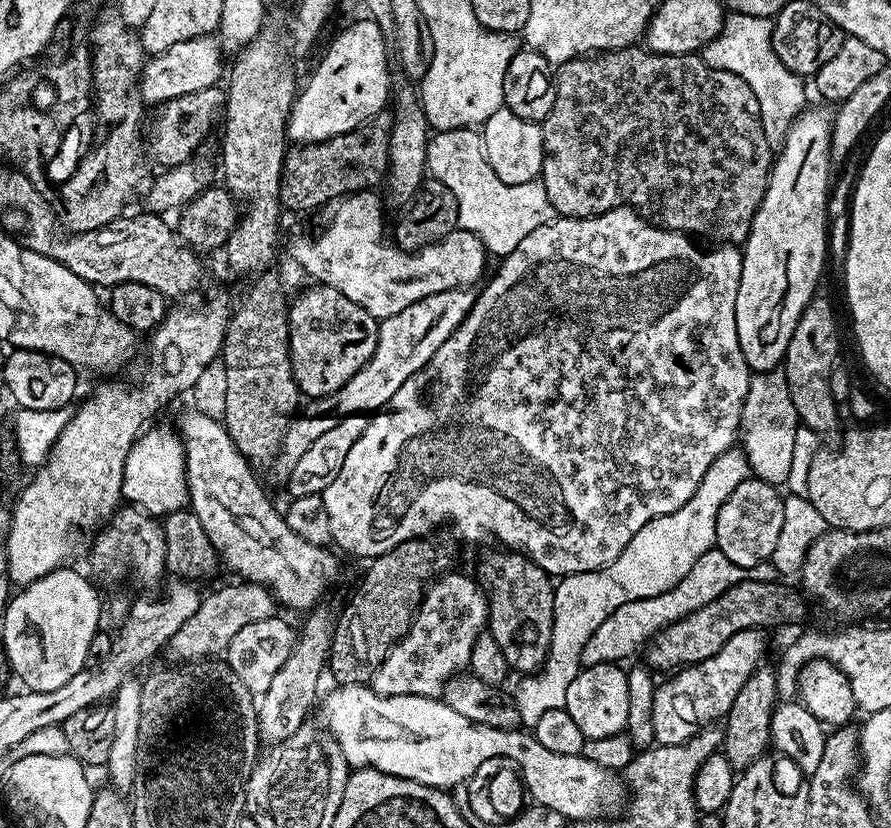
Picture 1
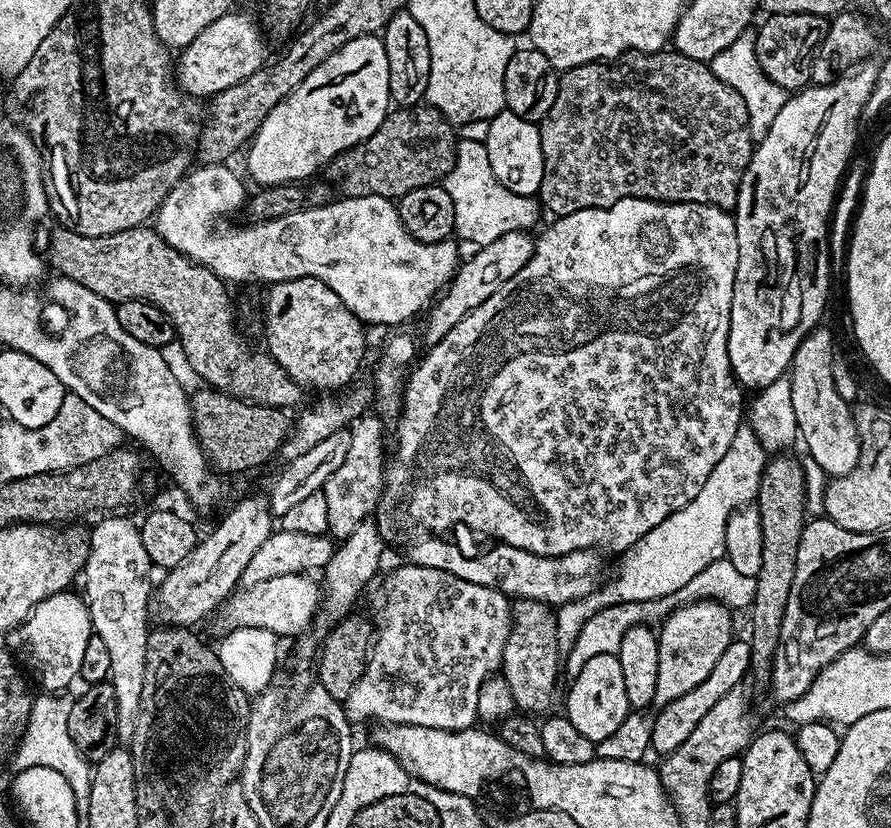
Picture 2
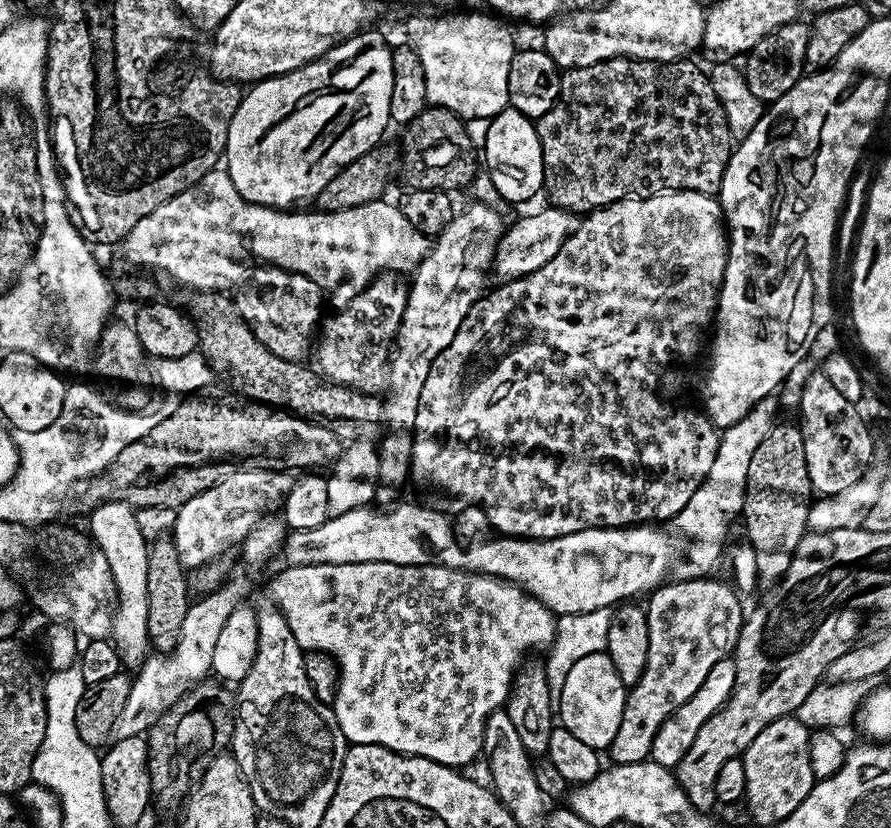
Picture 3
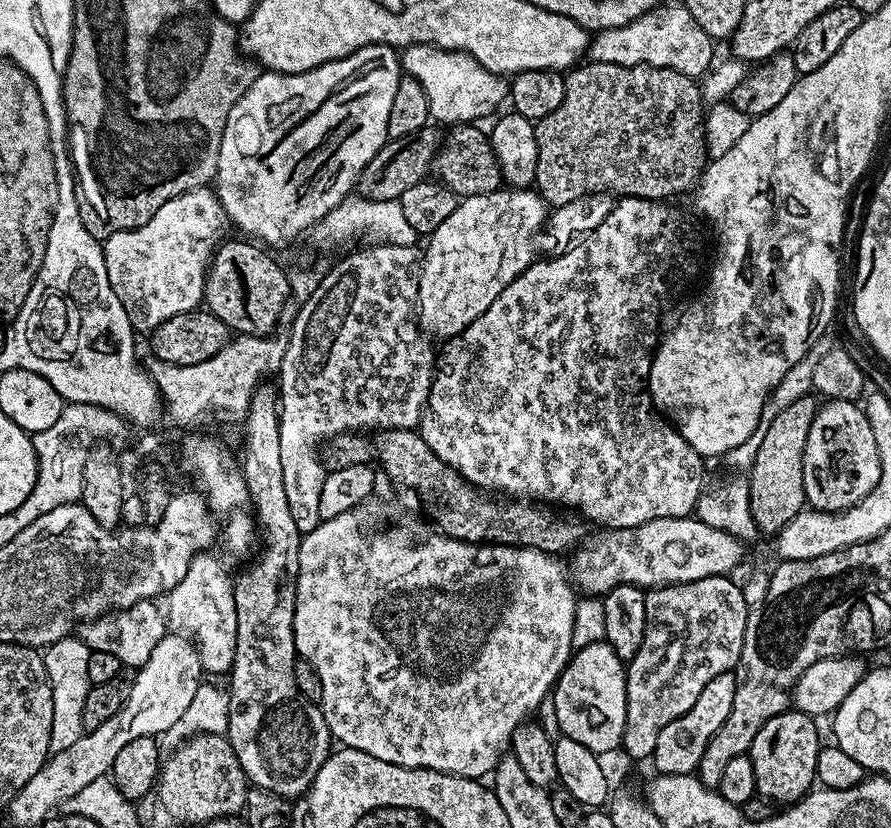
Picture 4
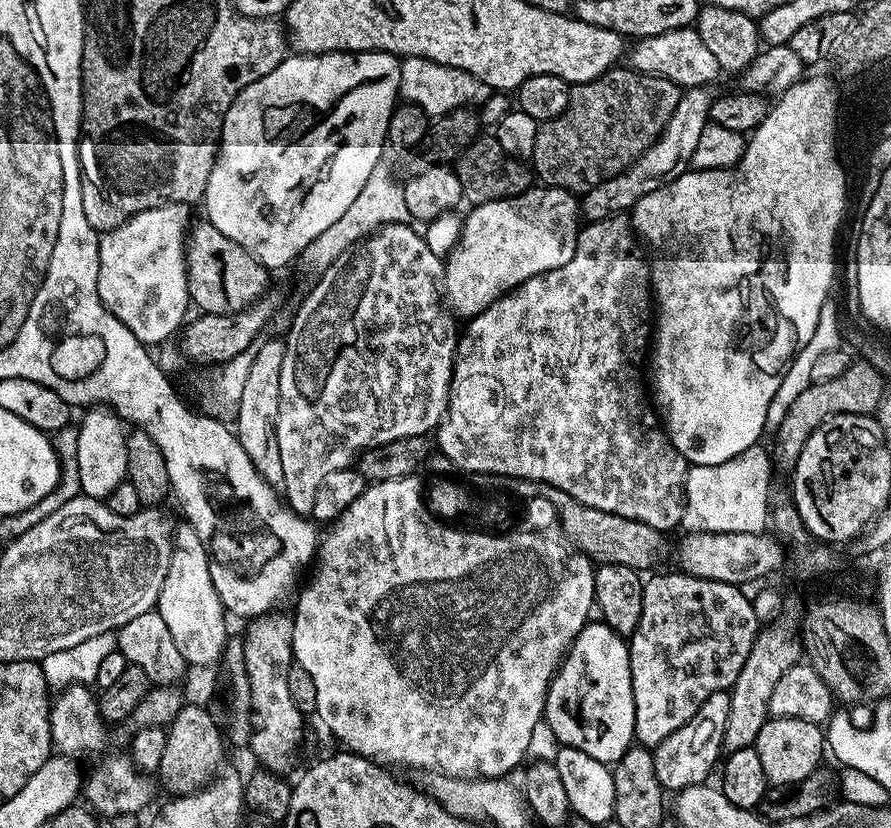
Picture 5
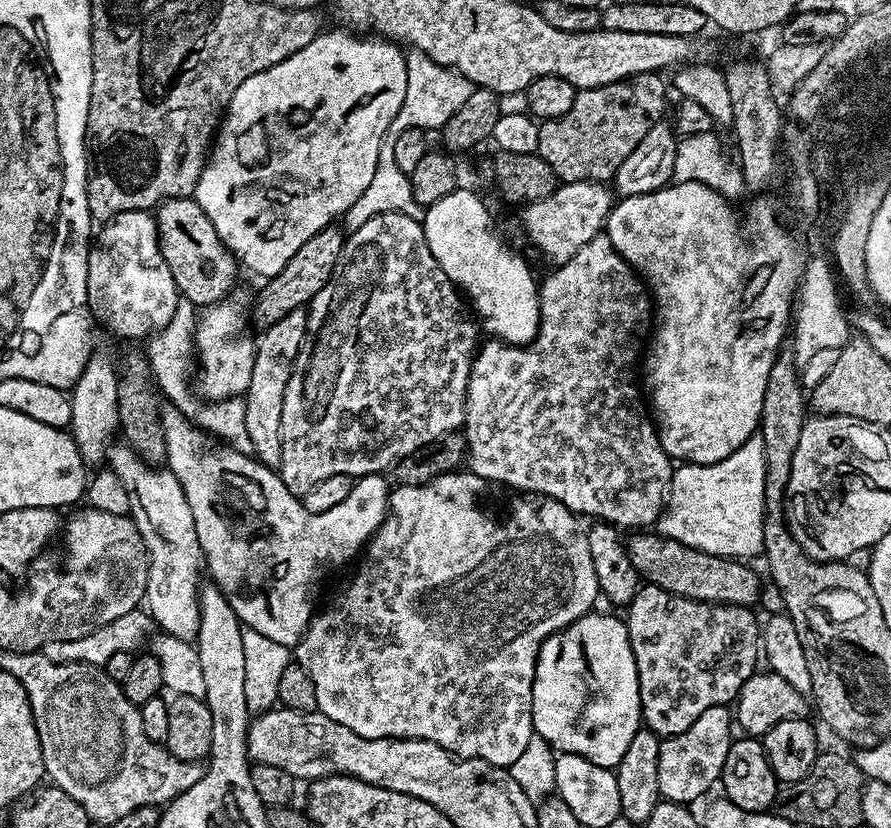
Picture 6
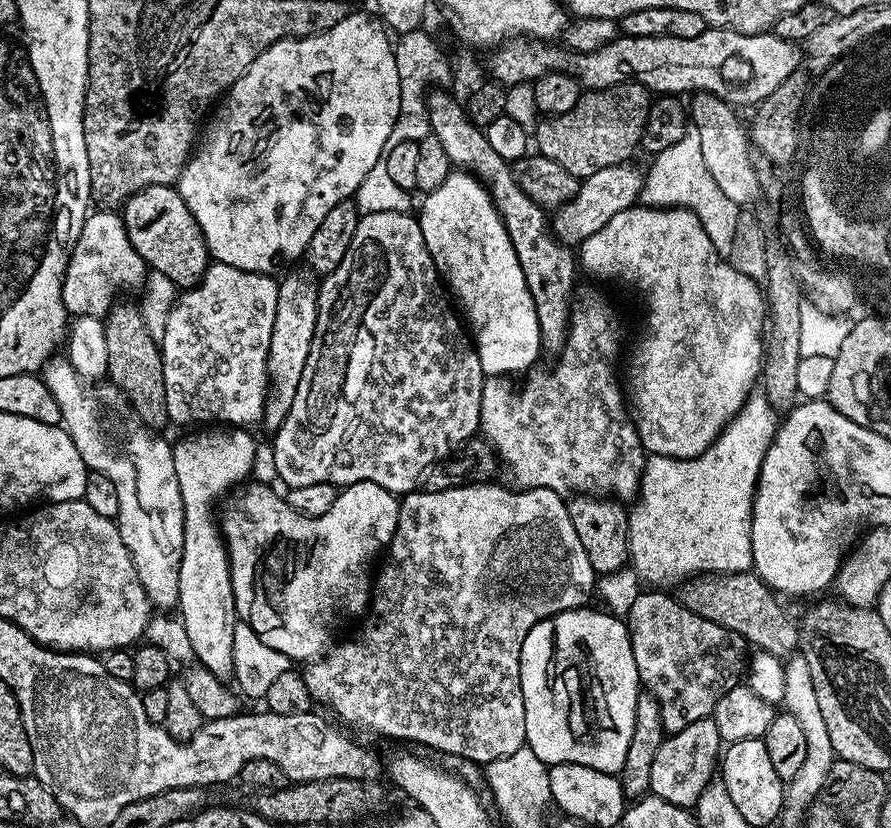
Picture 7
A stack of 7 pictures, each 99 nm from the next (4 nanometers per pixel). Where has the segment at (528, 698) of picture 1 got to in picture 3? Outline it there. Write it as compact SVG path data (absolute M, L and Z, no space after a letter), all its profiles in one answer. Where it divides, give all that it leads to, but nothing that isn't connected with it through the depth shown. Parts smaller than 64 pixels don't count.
M775 395L762 398L734 426L720 432L718 454L714 458L714 466L710 466L710 474L706 474L704 484L694 490L694 498L682 506L682 510L674 517L674 525L688 540L693 540L692 553L688 556L688 564L680 568L679 575L684 578L704 578L716 564L720 551L724 548L724 539L728 536L728 524L737 523L743 510L743 496L746 494L747 475L751 455L754 454L762 440L771 431L777 419L778 400Z

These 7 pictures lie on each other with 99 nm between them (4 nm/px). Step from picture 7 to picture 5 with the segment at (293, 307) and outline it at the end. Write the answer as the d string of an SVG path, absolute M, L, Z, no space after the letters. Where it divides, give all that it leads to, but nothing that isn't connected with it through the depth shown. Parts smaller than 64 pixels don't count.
M268 338L261 343L250 365L246 382L243 384L242 398L234 413L234 431L238 442L242 442L242 450L254 462L254 470L262 474L262 478L270 487L283 489L282 453L278 451L278 402L280 401L280 383L282 382L282 358L284 357L284 340Z

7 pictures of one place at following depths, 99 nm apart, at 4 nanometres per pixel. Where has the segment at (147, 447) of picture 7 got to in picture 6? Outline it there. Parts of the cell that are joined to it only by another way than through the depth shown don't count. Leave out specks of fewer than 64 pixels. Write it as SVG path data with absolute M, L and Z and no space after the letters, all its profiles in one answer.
M116 442L109 447L106 459L107 467L118 478L122 478L122 486L126 486L126 494L130 494L132 507L130 518L136 524L148 557L148 585L144 591L146 611L152 617L155 627L161 633L173 636L179 640L195 641L200 625L200 589L202 579L202 553L198 534L194 530L194 514L190 514L190 502L186 502L186 494L169 472L167 467L153 466L146 463L134 450L123 442Z

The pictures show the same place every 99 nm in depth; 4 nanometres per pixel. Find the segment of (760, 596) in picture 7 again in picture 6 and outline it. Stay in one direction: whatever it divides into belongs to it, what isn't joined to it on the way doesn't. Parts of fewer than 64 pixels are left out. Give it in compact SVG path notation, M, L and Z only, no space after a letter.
M640 530L629 536L632 537L626 540L628 557L644 584L653 584L675 596L707 604L752 606L760 596L760 580L755 570L747 568L744 565L747 563L739 559L706 554L652 530Z

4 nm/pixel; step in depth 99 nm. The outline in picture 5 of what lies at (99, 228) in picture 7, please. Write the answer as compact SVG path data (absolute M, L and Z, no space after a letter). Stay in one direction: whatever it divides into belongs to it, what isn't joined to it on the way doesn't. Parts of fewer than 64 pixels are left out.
M162 204L142 210L125 224L100 236L98 294L100 301L146 346L171 341L185 323L188 298L186 237L190 231L187 204Z

